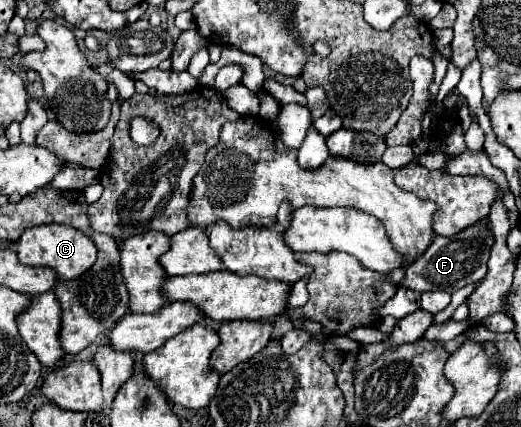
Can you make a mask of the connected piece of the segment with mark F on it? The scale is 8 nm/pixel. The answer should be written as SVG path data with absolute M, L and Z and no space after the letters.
M472 225L452 237L436 235L432 245L424 251L424 255L406 267L406 275L400 285L406 289L416 289L418 293L422 291L454 293L460 287L474 283L486 275L486 261L492 245L494 237L488 237L488 229L484 225Z

